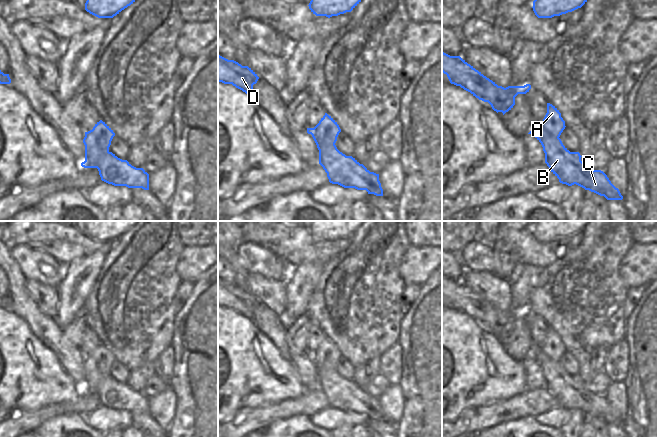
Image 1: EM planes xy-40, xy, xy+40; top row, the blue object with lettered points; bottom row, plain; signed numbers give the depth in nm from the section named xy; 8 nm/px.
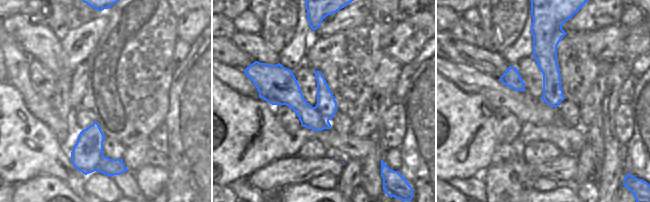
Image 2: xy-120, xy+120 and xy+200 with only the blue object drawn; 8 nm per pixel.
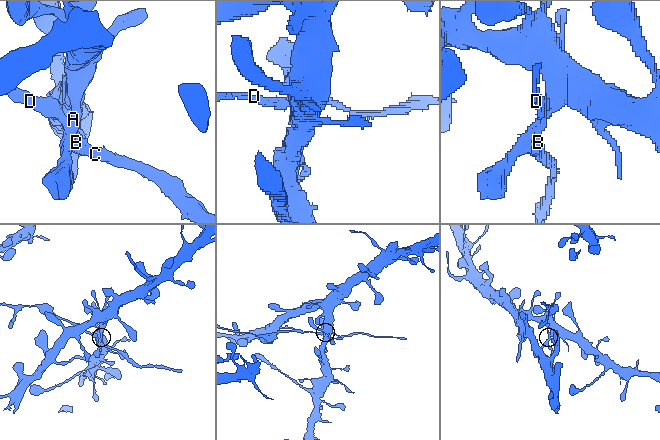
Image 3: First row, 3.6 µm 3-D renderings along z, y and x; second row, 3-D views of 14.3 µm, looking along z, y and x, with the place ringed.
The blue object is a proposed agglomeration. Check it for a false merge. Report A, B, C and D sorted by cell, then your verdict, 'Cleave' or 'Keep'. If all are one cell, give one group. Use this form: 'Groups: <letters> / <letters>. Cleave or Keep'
Groups: A / B C D. Cleave

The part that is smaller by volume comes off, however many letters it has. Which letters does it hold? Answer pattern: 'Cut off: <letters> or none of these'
Cut off: B, C, D

